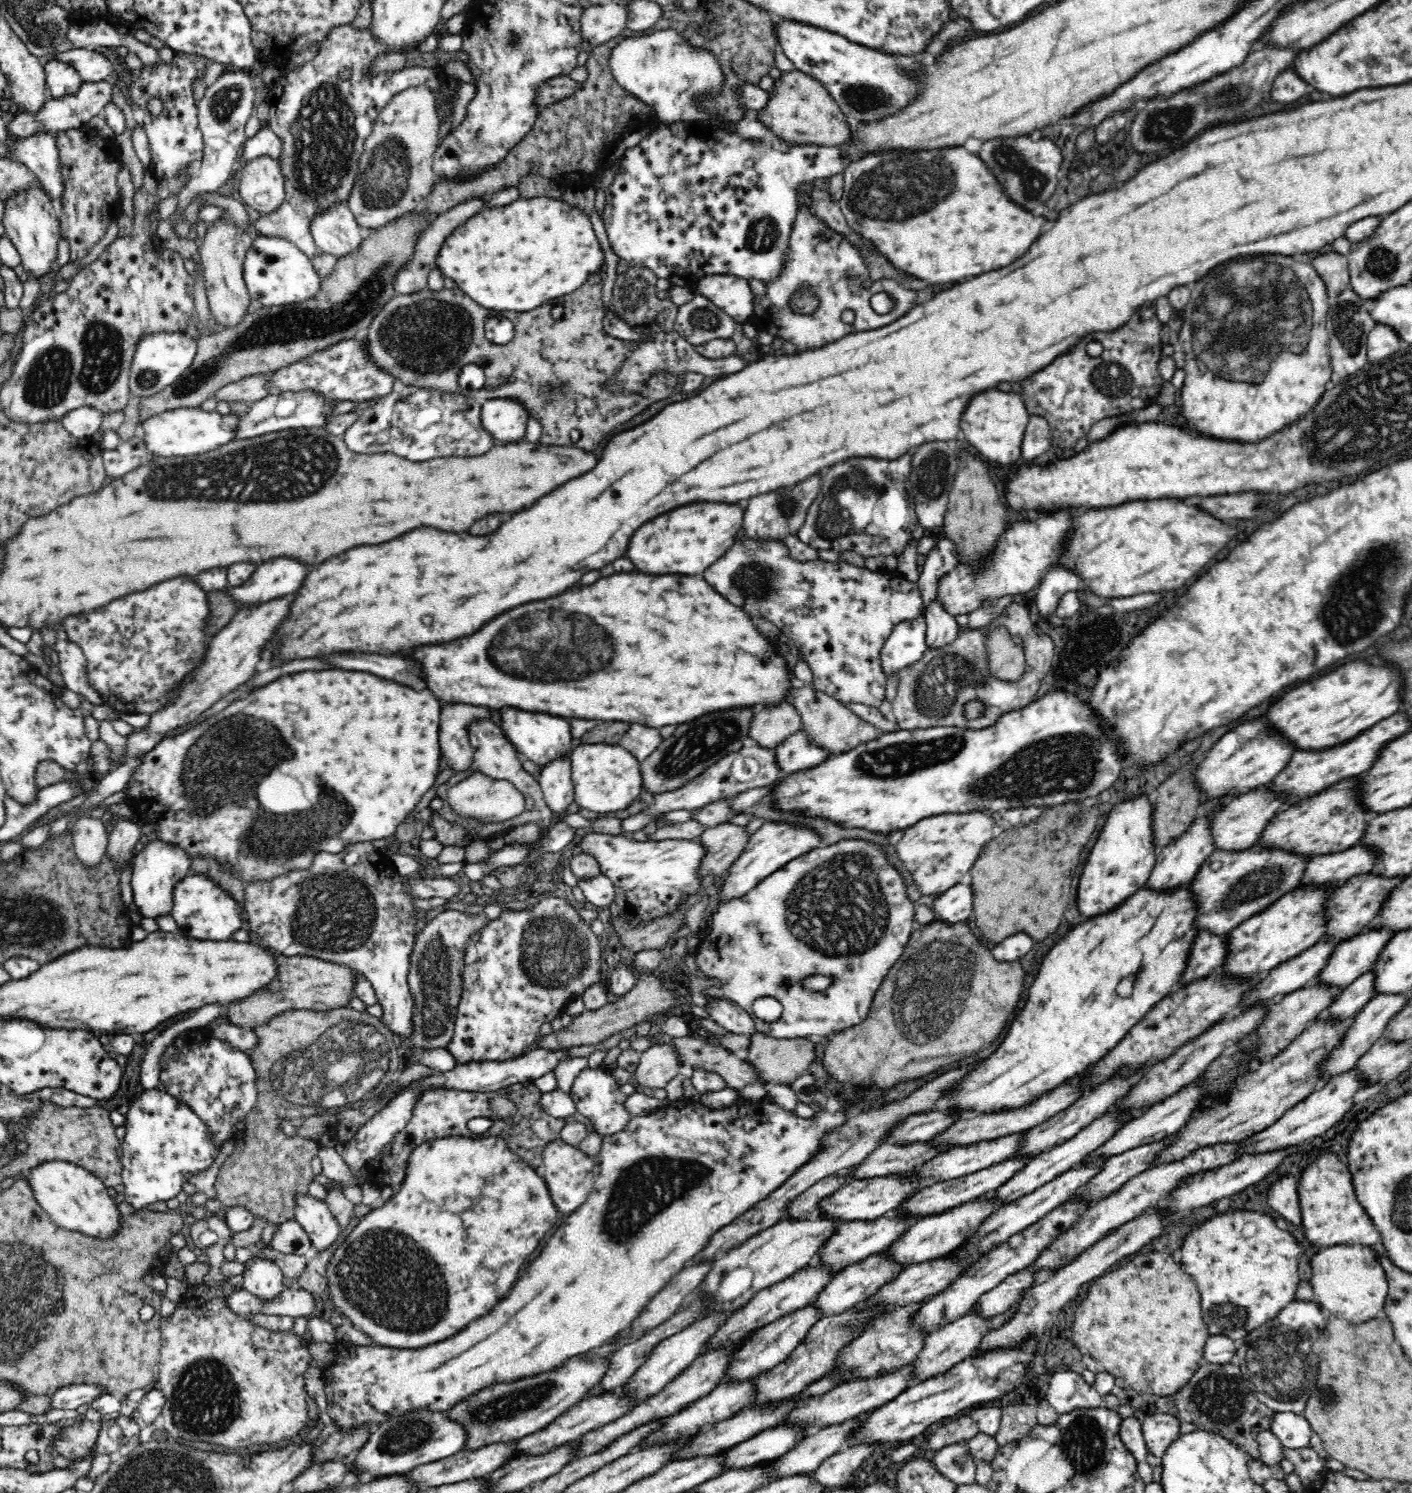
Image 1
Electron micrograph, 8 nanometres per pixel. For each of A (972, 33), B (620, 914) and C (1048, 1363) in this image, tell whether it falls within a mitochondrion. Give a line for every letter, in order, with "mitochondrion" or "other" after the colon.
A: other
B: other
C: other

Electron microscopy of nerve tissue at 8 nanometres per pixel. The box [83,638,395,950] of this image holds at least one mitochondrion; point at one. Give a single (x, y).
(217, 765)

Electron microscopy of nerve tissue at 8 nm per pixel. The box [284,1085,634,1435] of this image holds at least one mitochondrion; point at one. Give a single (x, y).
(377, 1275)

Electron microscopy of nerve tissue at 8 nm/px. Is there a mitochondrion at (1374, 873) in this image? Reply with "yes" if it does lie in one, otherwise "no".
no

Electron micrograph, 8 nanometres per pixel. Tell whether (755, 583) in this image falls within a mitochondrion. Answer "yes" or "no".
yes

